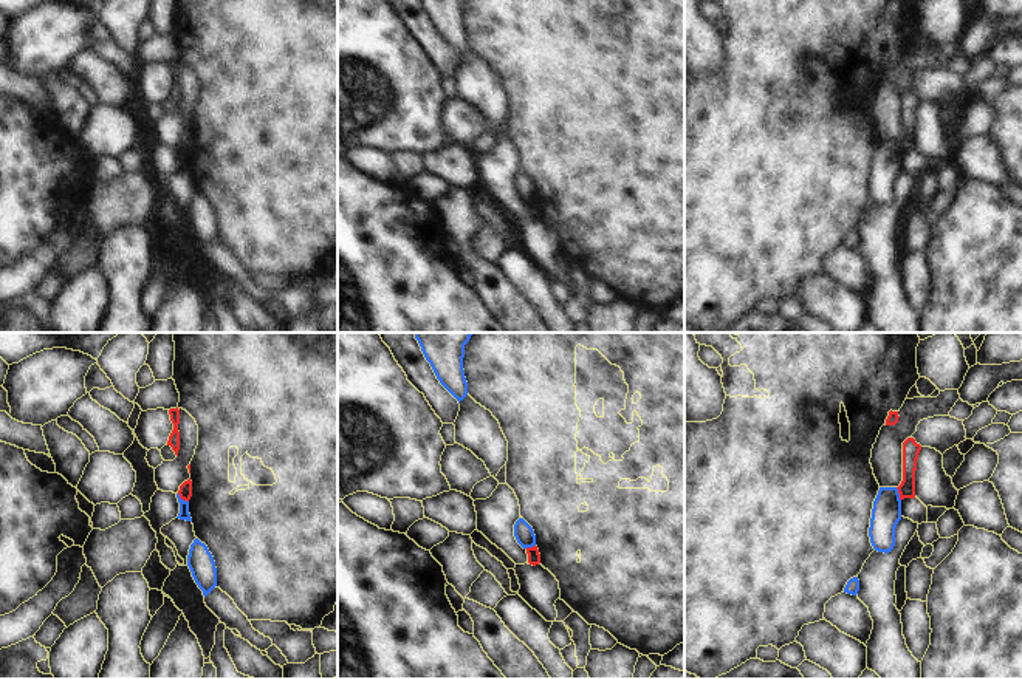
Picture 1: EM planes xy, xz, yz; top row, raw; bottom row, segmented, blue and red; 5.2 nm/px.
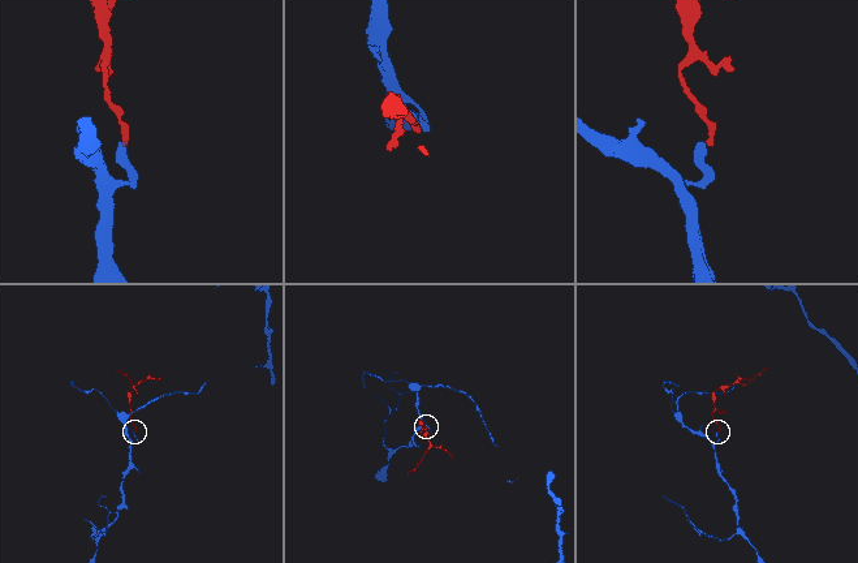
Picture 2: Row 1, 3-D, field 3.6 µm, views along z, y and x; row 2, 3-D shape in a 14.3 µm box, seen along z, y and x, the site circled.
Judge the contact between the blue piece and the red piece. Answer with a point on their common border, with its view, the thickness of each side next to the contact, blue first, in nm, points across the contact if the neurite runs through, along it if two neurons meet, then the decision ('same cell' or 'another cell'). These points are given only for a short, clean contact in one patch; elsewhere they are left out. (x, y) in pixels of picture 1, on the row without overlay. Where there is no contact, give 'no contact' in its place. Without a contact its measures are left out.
meets blue in xy at (183, 153); 50 nm thick on the blue side, 70 nm on the other; border along xy (177, 147), (188, 155); another cell

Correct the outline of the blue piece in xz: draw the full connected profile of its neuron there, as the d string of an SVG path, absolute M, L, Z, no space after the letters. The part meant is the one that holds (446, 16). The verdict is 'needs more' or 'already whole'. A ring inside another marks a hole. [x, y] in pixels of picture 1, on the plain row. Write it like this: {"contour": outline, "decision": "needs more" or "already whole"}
{"contour": "M421 0L440 37L458 54L468 48L463 23L465 0Z", "decision": "already whole"}

